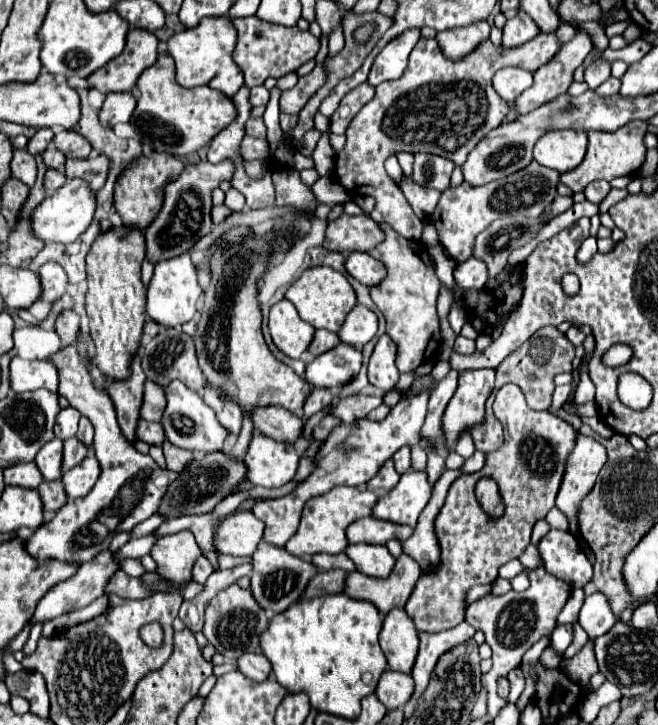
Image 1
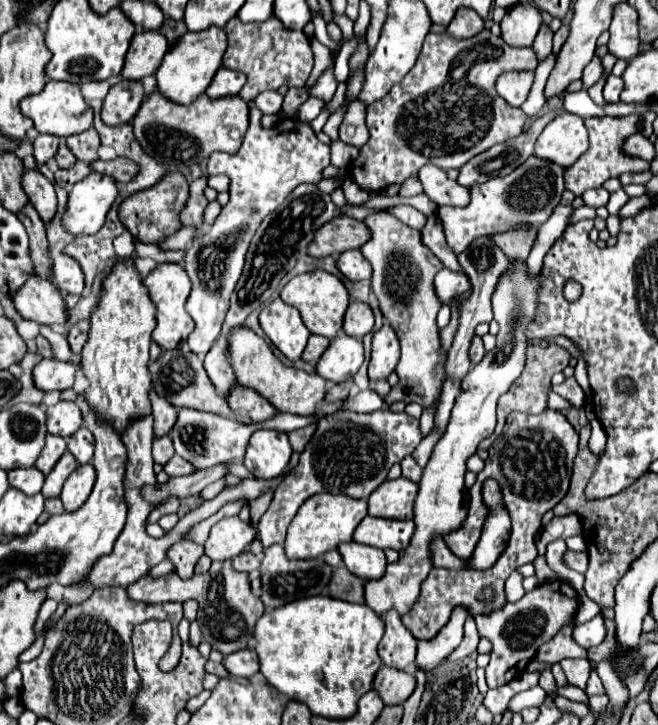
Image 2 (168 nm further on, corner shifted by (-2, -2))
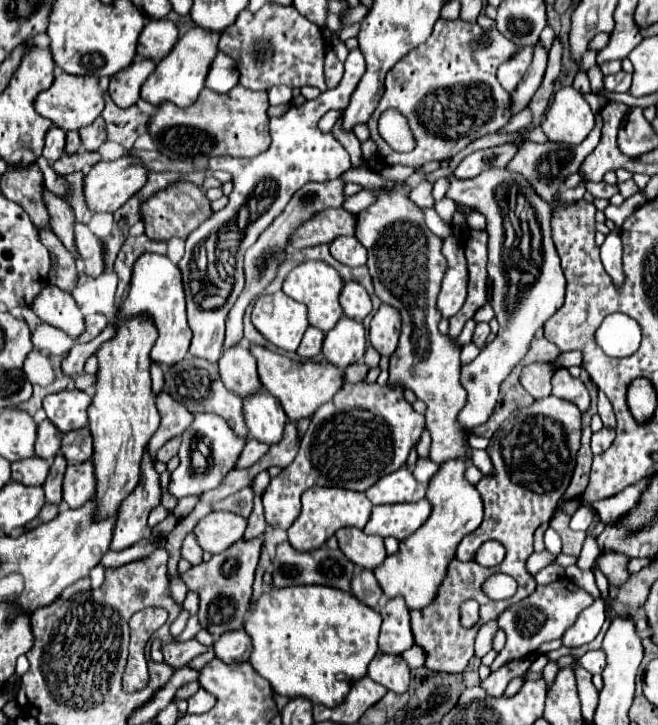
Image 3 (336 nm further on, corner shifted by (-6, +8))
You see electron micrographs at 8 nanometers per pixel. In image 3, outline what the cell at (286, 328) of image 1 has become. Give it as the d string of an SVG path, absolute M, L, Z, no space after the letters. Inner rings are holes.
M283 292L261 296L253 306L251 320L269 342L287 352L299 348L301 338L309 328L307 306Z

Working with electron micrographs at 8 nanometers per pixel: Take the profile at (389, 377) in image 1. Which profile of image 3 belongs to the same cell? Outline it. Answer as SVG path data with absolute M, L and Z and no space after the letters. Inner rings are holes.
M381 304L381 308L371 320L371 330L369 330L369 340L373 348L381 356L391 356L397 348L399 332L401 332L399 312L389 304Z

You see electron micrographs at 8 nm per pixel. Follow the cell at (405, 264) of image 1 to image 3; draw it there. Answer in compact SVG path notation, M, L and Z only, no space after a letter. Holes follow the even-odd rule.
M367 168L347 170L341 176L343 182L355 182L363 188L387 188L389 192L379 194L377 202L369 208L367 216L357 216L355 236L367 248L367 268L373 276L375 294L401 314L403 330L399 346L391 356L389 386L403 386L415 392L419 400L427 404L427 428L431 432L429 458L443 464L449 458L467 456L465 432L457 424L457 414L467 402L467 392L459 382L461 362L459 344L449 334L439 332L441 312L437 312L435 298L439 284L447 268L447 260L441 252L443 240L435 236L423 222L421 210L407 198L409 186L381 180L377 172Z

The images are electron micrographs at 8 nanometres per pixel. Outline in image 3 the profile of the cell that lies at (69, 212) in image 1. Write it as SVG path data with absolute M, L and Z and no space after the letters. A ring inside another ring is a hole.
M129 154L119 160L113 160L113 162L97 162L83 178L83 194L85 194L87 208L95 214L115 212L145 184L145 180L147 180L145 166Z

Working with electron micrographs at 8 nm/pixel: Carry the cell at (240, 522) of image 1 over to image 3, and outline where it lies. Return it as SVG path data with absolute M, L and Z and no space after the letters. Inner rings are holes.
M213 510L195 526L195 536L205 552L219 554L243 538L247 520L235 512Z

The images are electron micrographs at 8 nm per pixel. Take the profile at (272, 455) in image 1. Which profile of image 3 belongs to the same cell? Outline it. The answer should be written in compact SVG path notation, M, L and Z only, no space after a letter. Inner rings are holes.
M261 390L249 398L243 398L243 408L249 438L267 446L281 442L289 418L275 396L271 396L267 390Z

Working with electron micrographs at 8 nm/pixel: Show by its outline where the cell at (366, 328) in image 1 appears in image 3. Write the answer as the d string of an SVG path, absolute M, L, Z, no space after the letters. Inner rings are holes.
M345 282L341 290L341 306L345 316L353 320L363 320L373 308L367 290L357 282Z

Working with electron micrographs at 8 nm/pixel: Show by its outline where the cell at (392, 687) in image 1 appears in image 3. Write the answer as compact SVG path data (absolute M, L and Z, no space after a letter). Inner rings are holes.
M379 652L373 658L373 662L369 664L369 678L383 684L391 692L403 694L409 690L411 670L409 670L407 662L403 660L403 656Z

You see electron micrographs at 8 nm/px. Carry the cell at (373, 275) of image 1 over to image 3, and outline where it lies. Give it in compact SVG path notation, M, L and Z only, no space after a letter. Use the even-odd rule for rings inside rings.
M341 236L331 242L331 256L351 268L365 266L367 262L367 250L355 236Z

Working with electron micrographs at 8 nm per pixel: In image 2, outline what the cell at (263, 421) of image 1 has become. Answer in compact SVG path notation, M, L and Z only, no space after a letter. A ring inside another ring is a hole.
M235 382L235 386L231 388L229 396L227 396L229 408L233 410L233 416L237 422L243 424L253 424L253 422L263 422L267 418L271 418L277 410L265 400L261 398L253 388L249 386L241 386L239 382Z

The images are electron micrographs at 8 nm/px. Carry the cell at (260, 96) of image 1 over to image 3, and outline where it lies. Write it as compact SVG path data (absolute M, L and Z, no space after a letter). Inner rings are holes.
M273 86L269 92L269 104L289 104L291 102L291 98L293 98L293 94L291 94L291 88L287 88L287 86Z

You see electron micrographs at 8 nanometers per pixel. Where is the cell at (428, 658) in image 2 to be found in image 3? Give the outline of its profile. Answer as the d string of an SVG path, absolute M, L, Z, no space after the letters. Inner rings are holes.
M411 646L409 650L403 652L403 658L407 660L409 668L421 668L425 666L425 650L421 650L421 646Z

